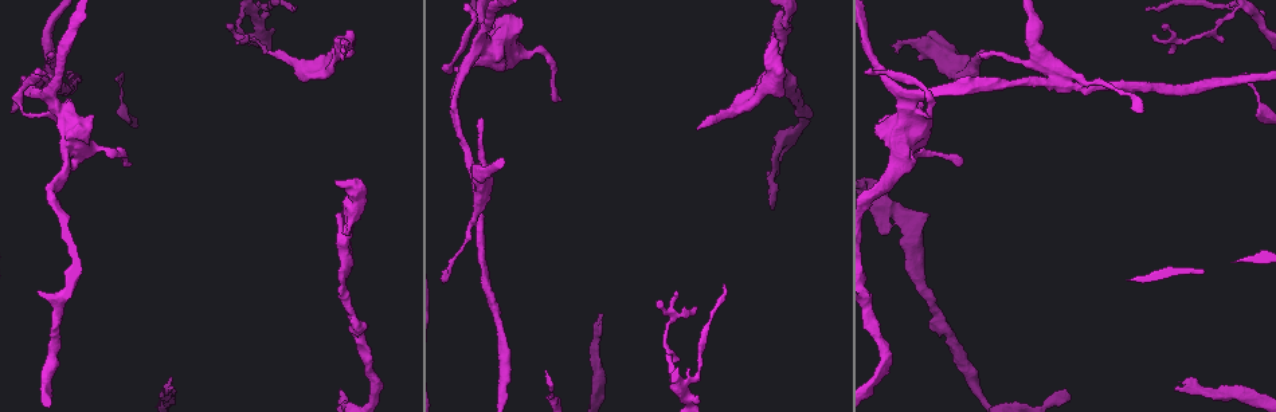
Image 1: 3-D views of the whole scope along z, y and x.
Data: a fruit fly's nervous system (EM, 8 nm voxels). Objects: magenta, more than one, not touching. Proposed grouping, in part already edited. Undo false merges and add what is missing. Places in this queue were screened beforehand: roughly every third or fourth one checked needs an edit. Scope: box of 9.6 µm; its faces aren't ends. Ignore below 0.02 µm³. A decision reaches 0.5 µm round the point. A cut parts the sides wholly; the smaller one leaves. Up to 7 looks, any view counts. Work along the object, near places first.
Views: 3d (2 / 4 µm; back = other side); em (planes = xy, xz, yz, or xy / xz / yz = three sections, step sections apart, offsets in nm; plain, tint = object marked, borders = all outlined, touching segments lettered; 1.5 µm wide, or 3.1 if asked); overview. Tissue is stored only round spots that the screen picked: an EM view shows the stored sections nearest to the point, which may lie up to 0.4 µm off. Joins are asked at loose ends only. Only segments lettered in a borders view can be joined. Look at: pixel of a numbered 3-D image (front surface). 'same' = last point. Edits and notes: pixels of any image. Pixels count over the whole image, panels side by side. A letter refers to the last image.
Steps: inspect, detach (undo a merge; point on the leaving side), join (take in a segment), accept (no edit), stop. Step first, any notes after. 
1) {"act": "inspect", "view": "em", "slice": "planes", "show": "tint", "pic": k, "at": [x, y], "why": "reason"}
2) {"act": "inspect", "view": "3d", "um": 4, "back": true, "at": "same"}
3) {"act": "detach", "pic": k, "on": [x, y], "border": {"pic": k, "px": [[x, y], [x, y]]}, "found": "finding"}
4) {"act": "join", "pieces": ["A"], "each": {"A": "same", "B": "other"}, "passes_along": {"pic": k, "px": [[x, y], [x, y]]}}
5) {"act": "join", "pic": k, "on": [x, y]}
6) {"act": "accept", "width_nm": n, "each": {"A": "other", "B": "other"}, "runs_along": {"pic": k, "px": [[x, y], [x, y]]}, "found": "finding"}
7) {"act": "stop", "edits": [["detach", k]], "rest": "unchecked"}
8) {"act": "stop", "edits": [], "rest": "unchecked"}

{"act": "inspect", "view": "3d", "um": 2, "pic": 1, "at": [268, 53], "why": "branch stops here"}

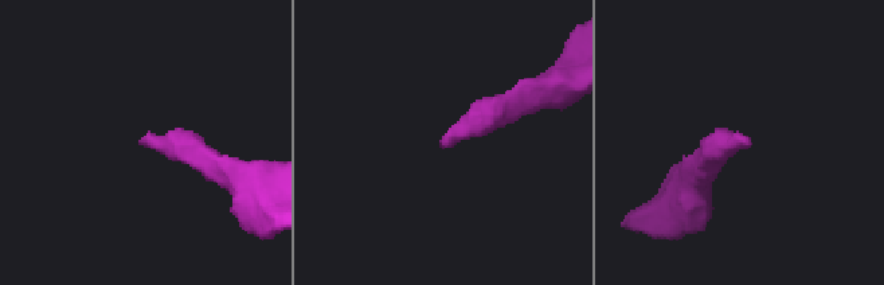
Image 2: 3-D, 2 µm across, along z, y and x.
{"act": "inspect", "view": "em", "slice": "xy", "step": 8, "show": "borders", "pic": 2, "at": [748, 143], "why": "now the EM"}

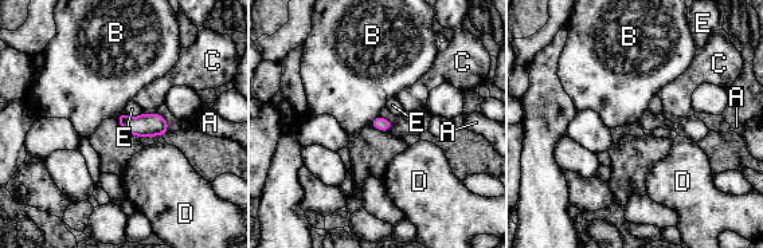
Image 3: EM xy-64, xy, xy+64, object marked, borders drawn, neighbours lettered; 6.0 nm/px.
{"act": "accept", "longest_contact_nm": ["E", 130], "each": {"A": "other", "B": "other", "C": "other", "D": "other", "E": "other"}, "border": {"pic": 3, "px": [[379, 114], [370, 124]]}, "found": "no lettered segment goes on from it"}

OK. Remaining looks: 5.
{"act": "inspect", "view": "3d", "um": 2, "pic": 1, "at": [774, 29], "why": "branch stops here"}

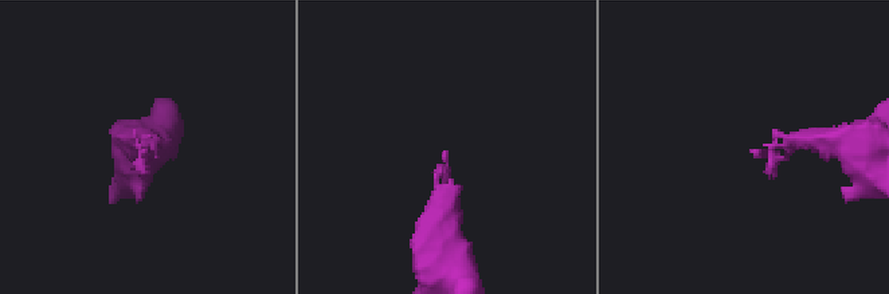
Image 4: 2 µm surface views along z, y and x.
{"act": "inspect", "view": "em", "slice": "yz", "step": 8, "show": "borders", "pic": 4, "at": [442, 155]}

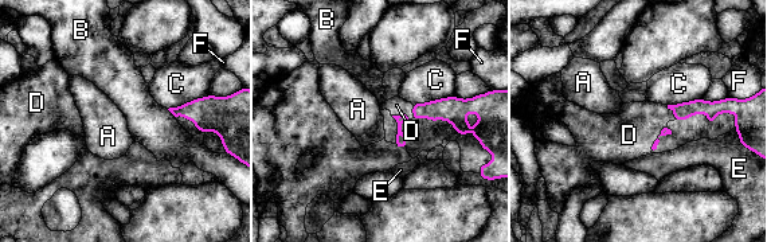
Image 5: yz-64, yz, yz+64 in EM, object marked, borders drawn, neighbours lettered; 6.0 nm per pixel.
{"act": "join", "pieces": ["D"], "each": {"A": "other", "B": "other", "C": "other", "D": "same", "E": "other", "F": "other"}, "passes_along": {"pic": 5, "px": [[400, 140], [403, 114], [396, 105]]}, "found": "the neuron continues"}

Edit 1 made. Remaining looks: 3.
{"act": "inspect", "view": "em", "slice": "xy", "step": 4, "show": "tint", "pic": 1, "at": [931, 117], "why": "abrupt turn"}

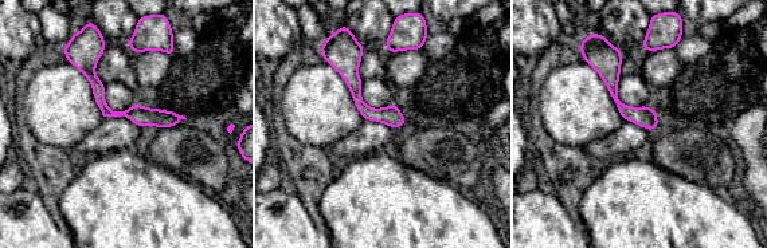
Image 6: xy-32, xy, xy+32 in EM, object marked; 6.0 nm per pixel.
{"act": "inspect", "view": "em", "slice": "planes", "show": "borders", "at": "same", "why": "cut it another way"}

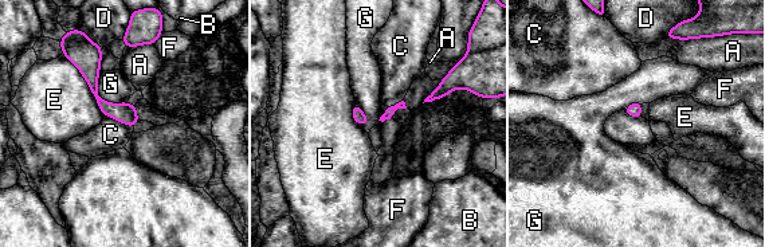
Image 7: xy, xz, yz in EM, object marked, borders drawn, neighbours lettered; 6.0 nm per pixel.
{"act": "accept", "width_nm": 60, "each": {"A": "other", "B": "other", "C": "other", "D": "other", "E": "other", "F": "other", "G": "other"}, "runs_along": {"pic": 7, "px": [[82, 51], [97, 98], [132, 122]]}, "found": "continuous, no second neuron"}

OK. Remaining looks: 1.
{"act": "stop", "edits": [["join", 5]], "rest": "unchecked"}

